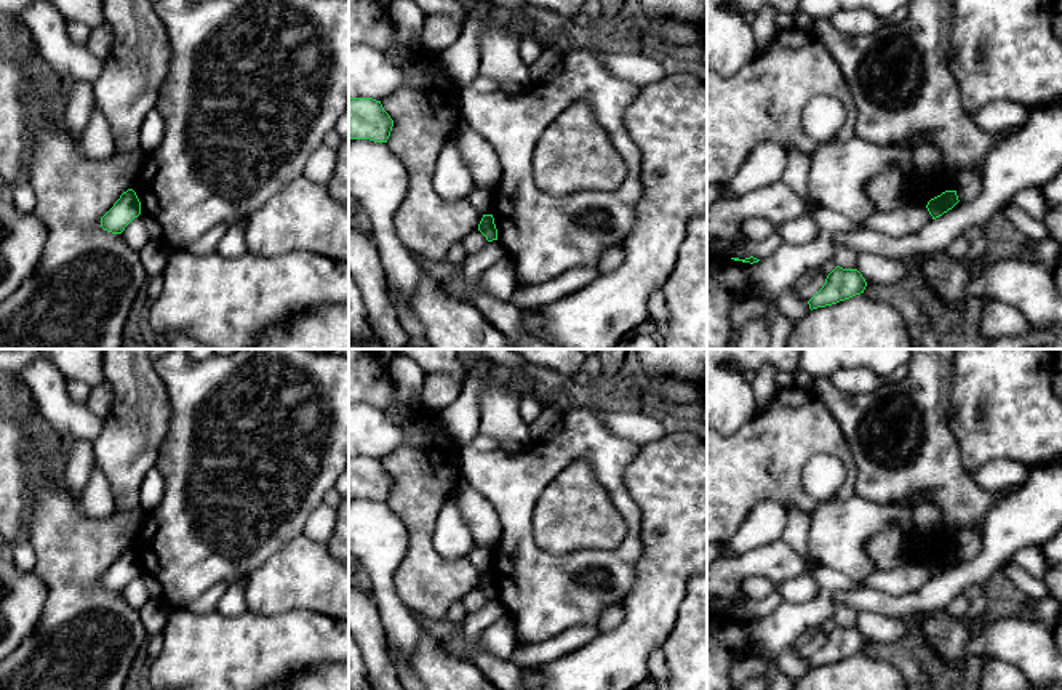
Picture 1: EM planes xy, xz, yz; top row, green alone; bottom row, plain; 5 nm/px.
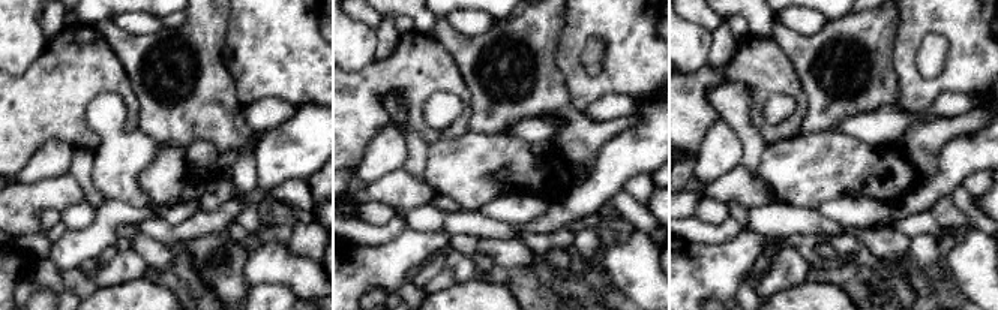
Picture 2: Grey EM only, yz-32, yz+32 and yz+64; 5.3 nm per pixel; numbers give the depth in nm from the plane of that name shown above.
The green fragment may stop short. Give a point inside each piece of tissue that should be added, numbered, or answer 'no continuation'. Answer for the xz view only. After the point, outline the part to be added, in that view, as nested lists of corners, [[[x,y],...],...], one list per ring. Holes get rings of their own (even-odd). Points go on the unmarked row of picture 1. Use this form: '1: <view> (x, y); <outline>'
no continuation

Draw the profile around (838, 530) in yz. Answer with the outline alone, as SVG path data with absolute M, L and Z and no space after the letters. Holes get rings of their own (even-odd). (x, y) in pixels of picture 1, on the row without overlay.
M814 456L803 467L803 487L817 503L808 530L808 556L816 565L865 581L875 572L865 544L891 524L900 528L905 556L931 559L956 548L945 525L929 538L921 536L910 507L876 504L856 495L841 498L843 480L844 466L836 456Z

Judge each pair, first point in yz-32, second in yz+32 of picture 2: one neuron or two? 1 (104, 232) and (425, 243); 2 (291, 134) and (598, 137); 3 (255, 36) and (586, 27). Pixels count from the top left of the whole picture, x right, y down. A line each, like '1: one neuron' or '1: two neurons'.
1: one neuron
2: two neurons
3: one neuron

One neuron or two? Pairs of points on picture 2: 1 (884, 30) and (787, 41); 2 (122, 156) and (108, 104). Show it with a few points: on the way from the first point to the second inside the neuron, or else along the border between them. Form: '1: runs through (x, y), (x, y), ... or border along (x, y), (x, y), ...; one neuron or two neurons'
1: runs through (860, 36), (833, 36), (826, 42), (811, 42); one neuron
2: runs through (116, 143), (108, 117); one neuron

